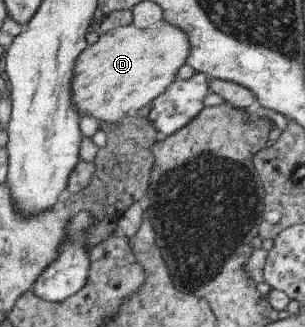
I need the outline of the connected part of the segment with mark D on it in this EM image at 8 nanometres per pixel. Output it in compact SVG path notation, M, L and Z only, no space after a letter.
M163 22L148 30L142 30L133 23L131 26L121 26L102 33L100 40L84 51L76 65L73 88L81 115L92 115L99 123L118 124L125 121L131 113L141 111L145 105L152 104L162 93L168 91L171 84L177 81L179 69L188 63L192 53L191 35L172 23Z

